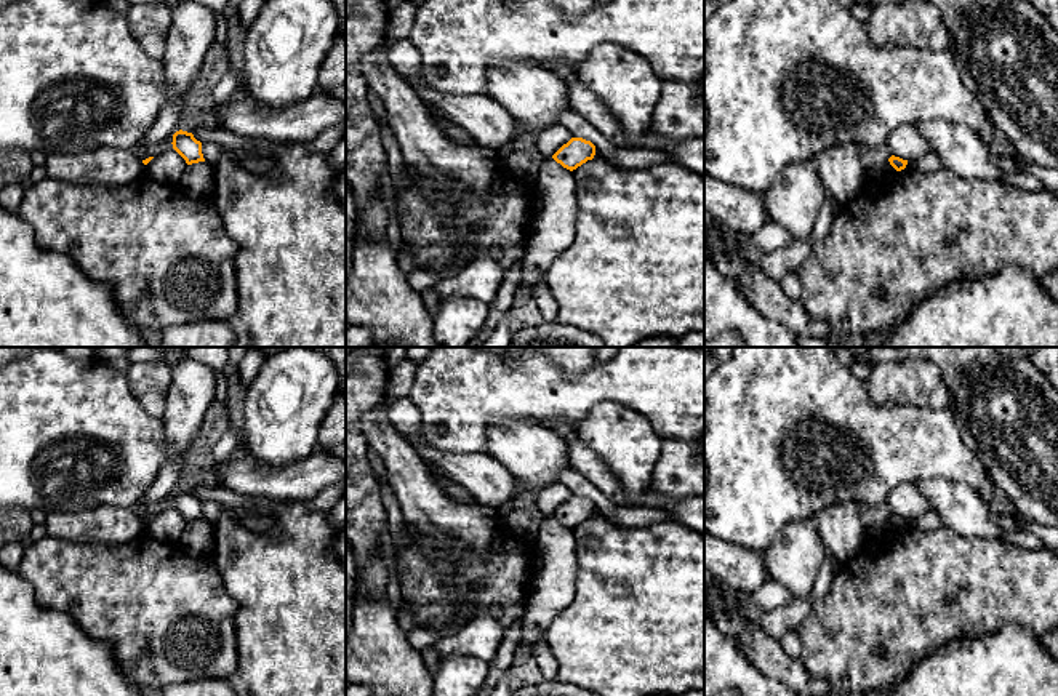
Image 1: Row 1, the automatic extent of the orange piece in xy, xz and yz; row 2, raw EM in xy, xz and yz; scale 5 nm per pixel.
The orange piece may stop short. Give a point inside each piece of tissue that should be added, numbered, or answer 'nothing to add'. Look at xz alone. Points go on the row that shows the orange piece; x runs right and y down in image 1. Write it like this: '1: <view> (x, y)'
nothing to add

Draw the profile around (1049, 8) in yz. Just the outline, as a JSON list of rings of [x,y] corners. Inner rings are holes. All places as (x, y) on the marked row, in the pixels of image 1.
[[[1031,0],[1031,3],[1040,11],[1040,14],[1058,32],[1058,0]]]

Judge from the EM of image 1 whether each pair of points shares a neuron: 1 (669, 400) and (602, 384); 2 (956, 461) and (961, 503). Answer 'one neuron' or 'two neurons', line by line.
1: one neuron
2: two neurons

